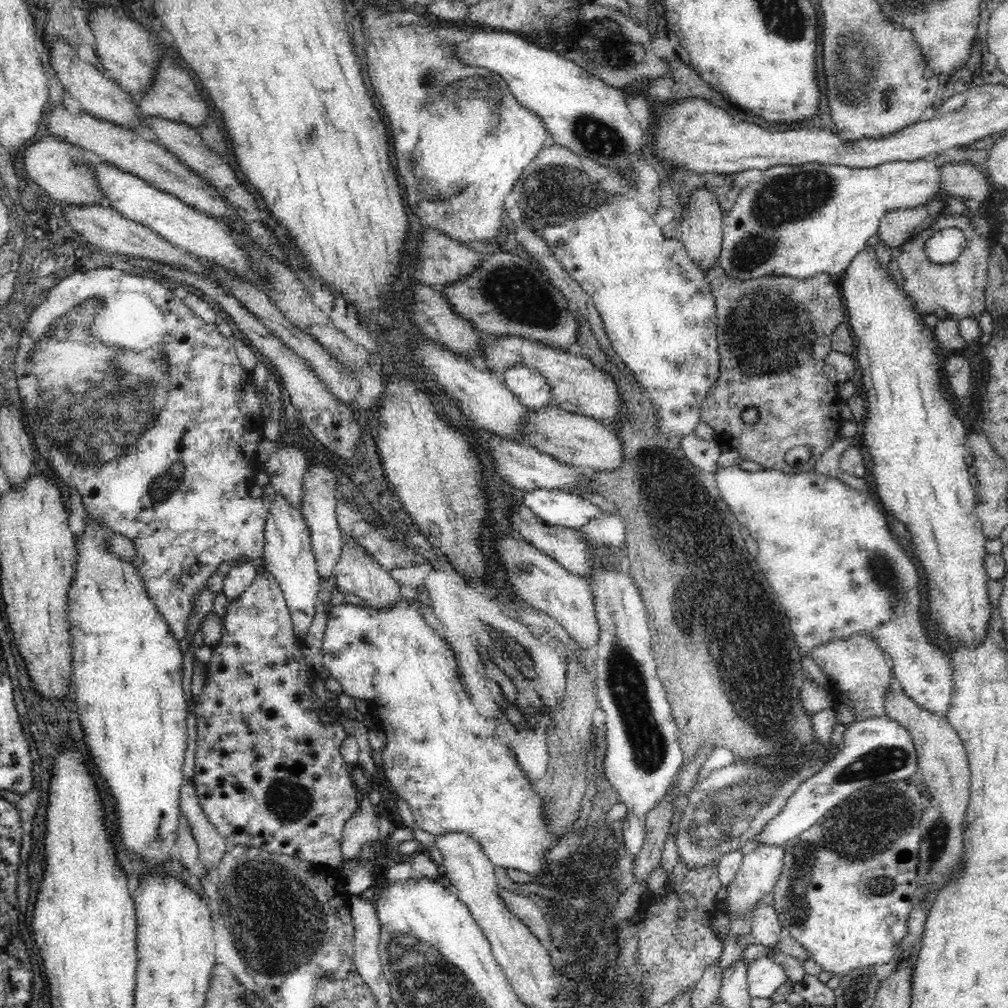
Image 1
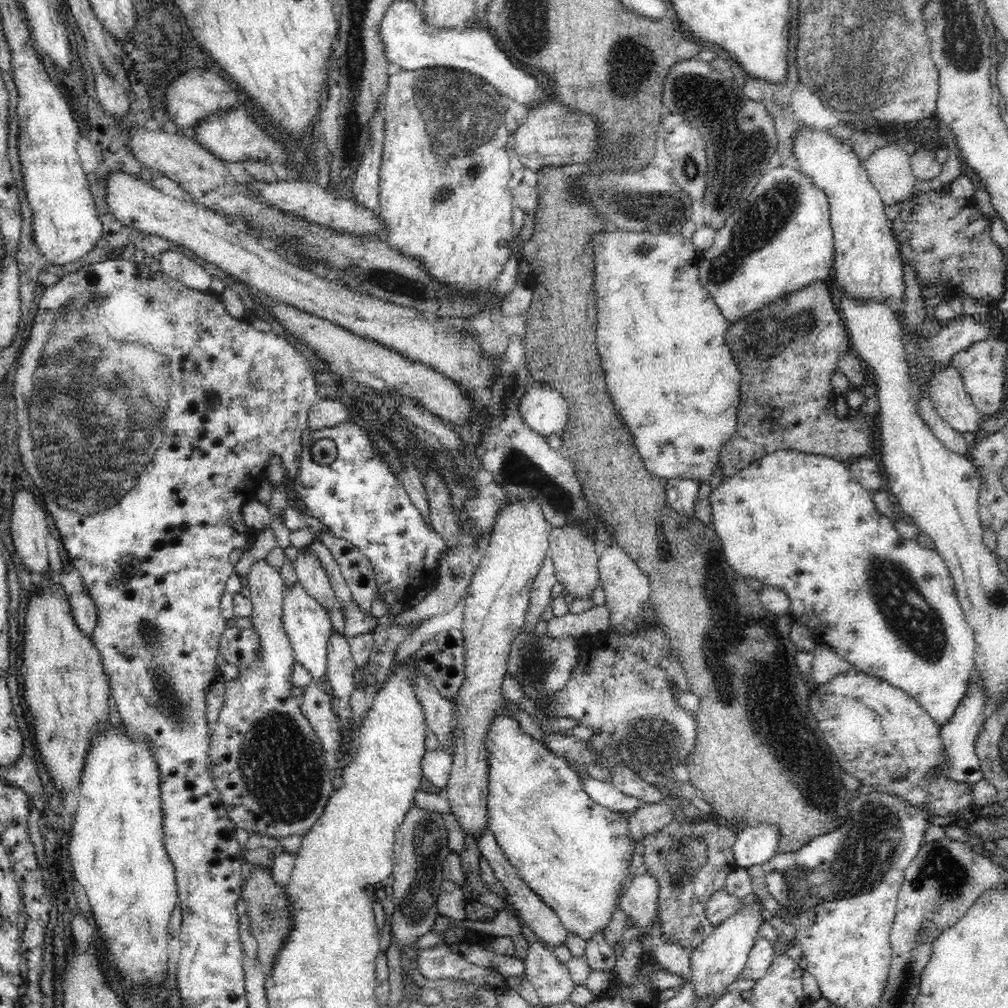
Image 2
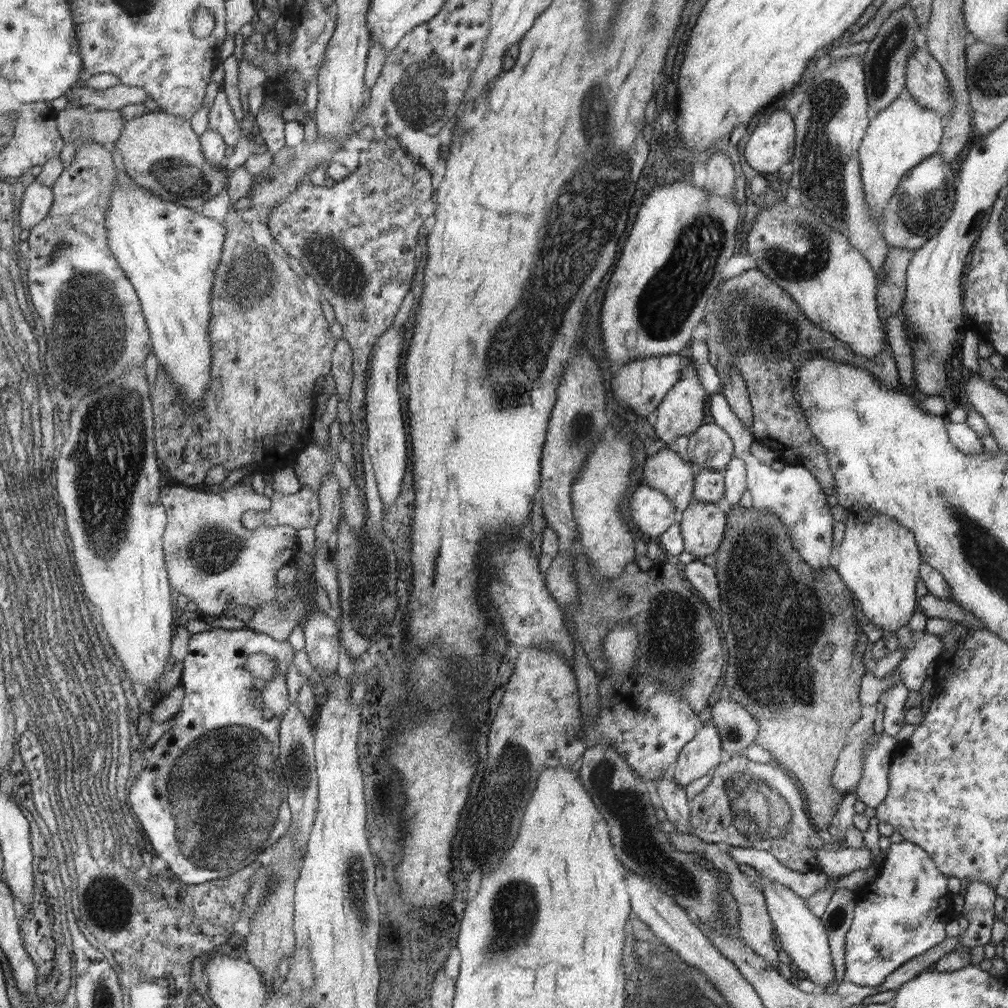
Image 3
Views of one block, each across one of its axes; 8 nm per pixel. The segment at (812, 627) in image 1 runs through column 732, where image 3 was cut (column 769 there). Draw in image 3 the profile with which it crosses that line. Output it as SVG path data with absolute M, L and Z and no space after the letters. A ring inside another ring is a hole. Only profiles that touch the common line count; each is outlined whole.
M721 392L710 397L709 409L712 422L733 435L733 442L737 445L736 455L745 461L753 506L760 512L771 512L779 516L784 532L788 532L790 540L794 542L796 552L802 558L806 558L806 562L810 562L814 570L823 570L831 566L830 562L834 562L834 557L838 556L838 552L834 550L838 542L834 542L834 506L830 506L830 494L826 494L826 487L823 487L813 471L806 467L786 465L783 470L778 471L770 465L760 463L750 453L750 444L755 440L750 426L746 426L745 422L732 412L732 407Z

